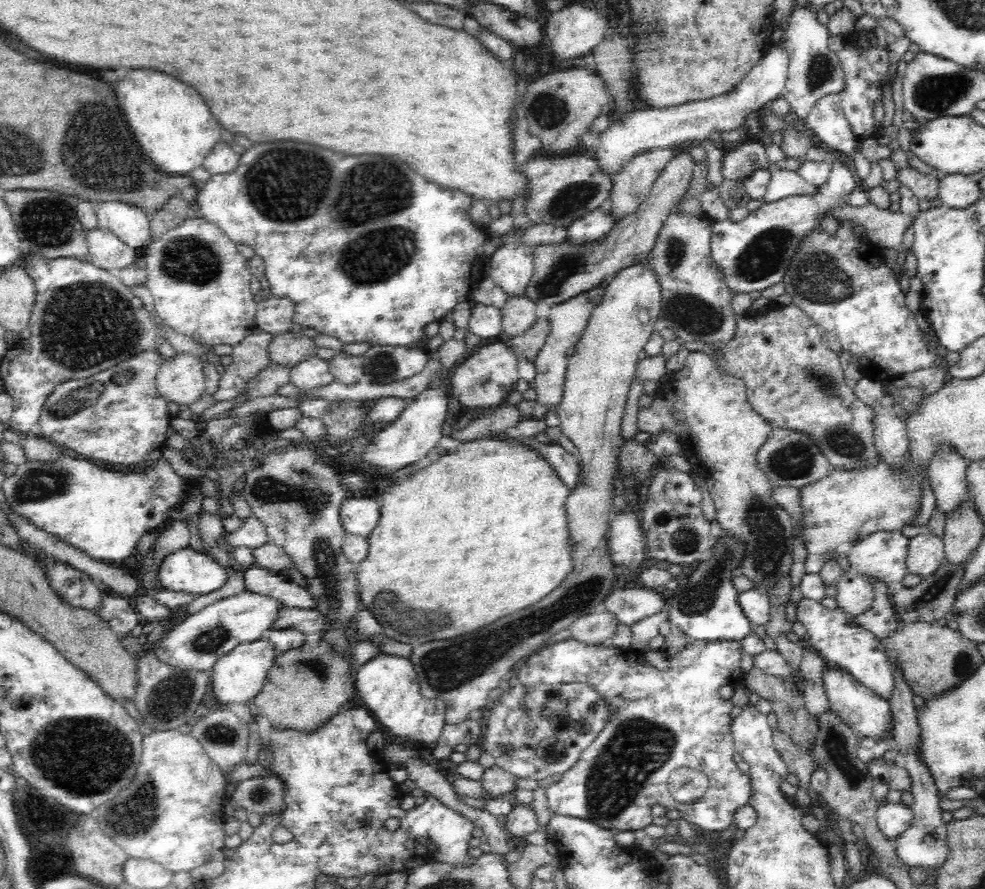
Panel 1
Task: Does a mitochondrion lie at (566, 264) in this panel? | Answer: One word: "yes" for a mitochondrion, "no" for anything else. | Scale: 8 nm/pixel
yes

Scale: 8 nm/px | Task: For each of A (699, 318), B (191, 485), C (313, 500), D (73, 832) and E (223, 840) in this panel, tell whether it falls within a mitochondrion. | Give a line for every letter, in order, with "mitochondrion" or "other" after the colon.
A: mitochondrion
B: other
C: mitochondrion
D: other
E: other

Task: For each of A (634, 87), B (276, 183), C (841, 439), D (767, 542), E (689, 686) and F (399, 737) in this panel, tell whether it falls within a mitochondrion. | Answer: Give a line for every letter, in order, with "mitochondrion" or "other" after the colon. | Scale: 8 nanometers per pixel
A: other
B: mitochondrion
C: mitochondrion
D: mitochondrion
E: other
F: other

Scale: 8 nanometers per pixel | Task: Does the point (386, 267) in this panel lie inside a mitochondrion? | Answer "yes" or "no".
yes

